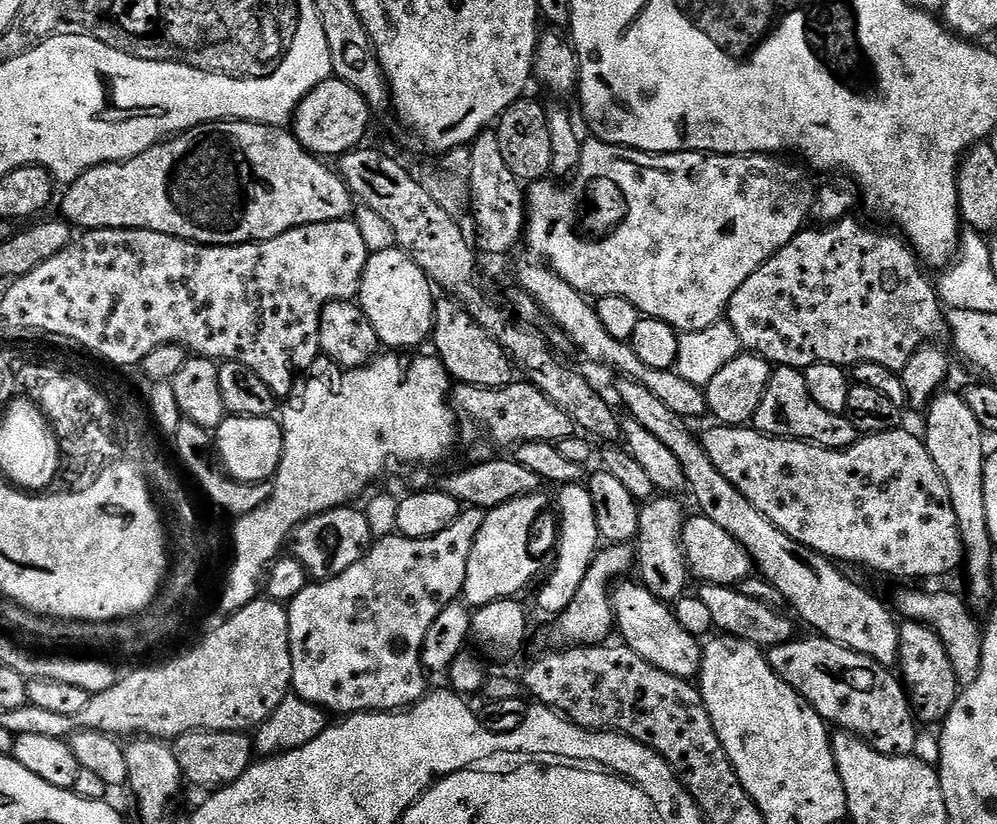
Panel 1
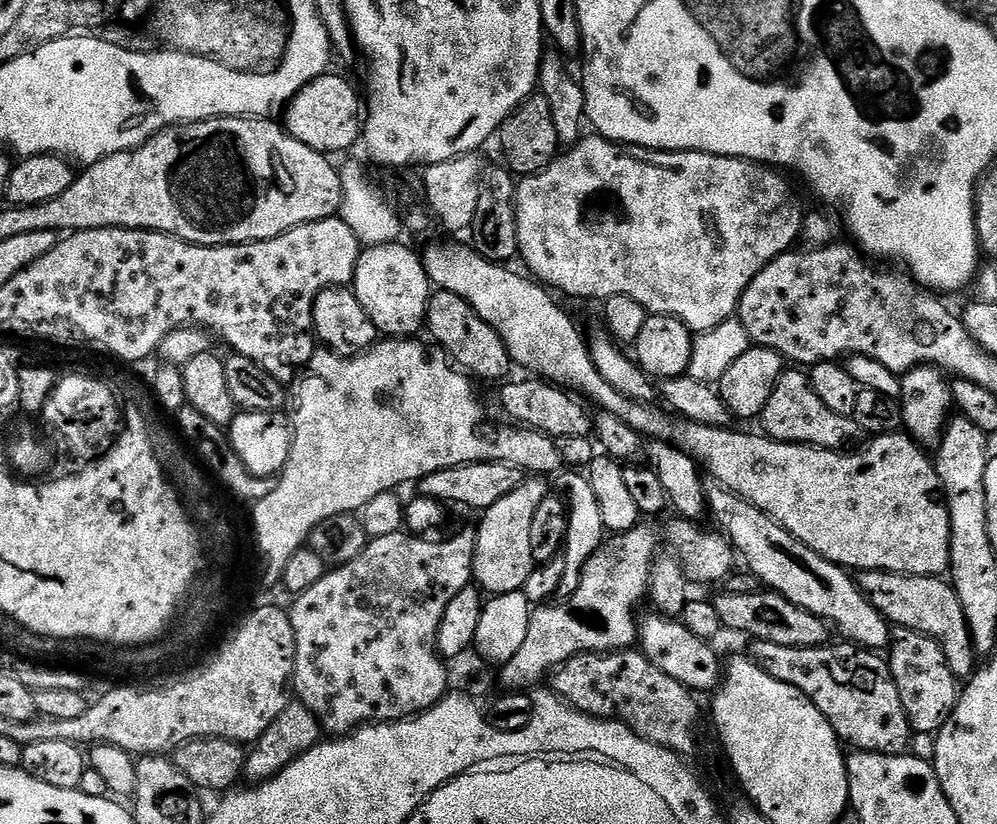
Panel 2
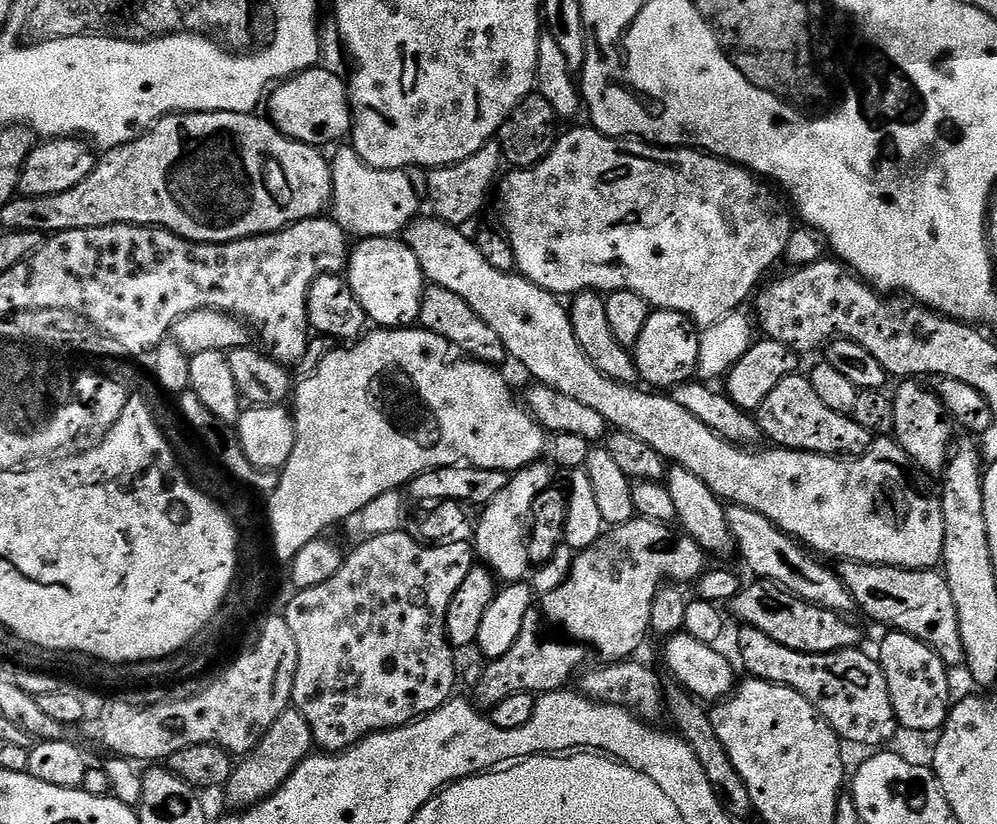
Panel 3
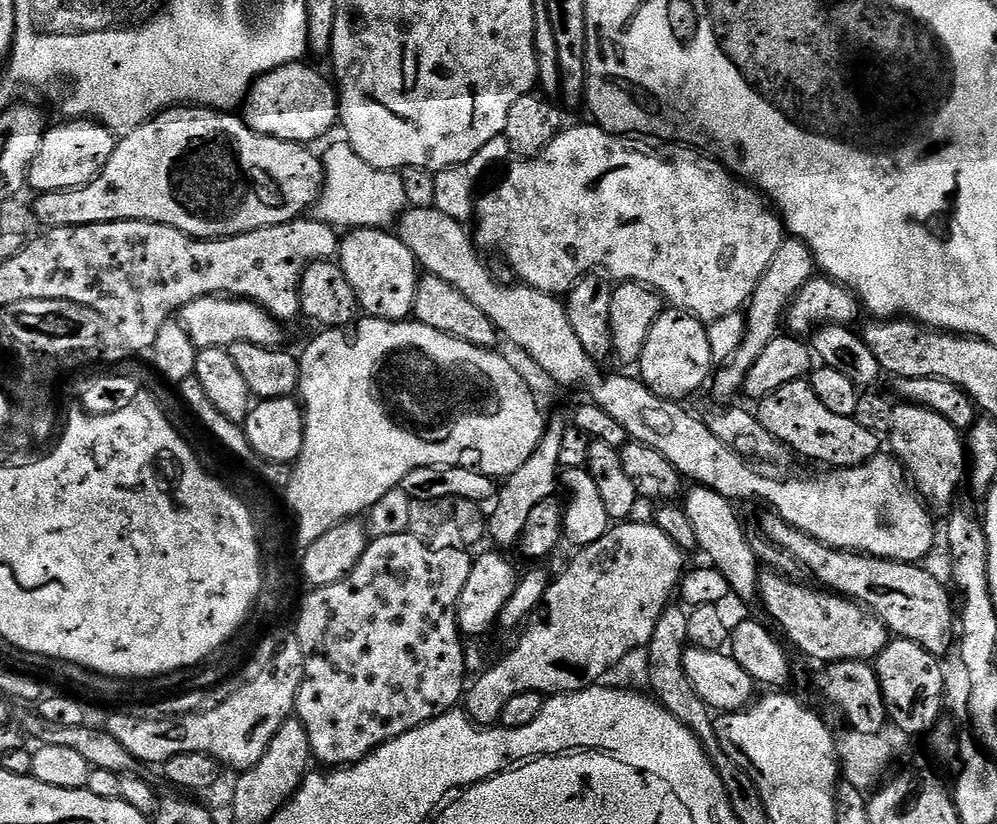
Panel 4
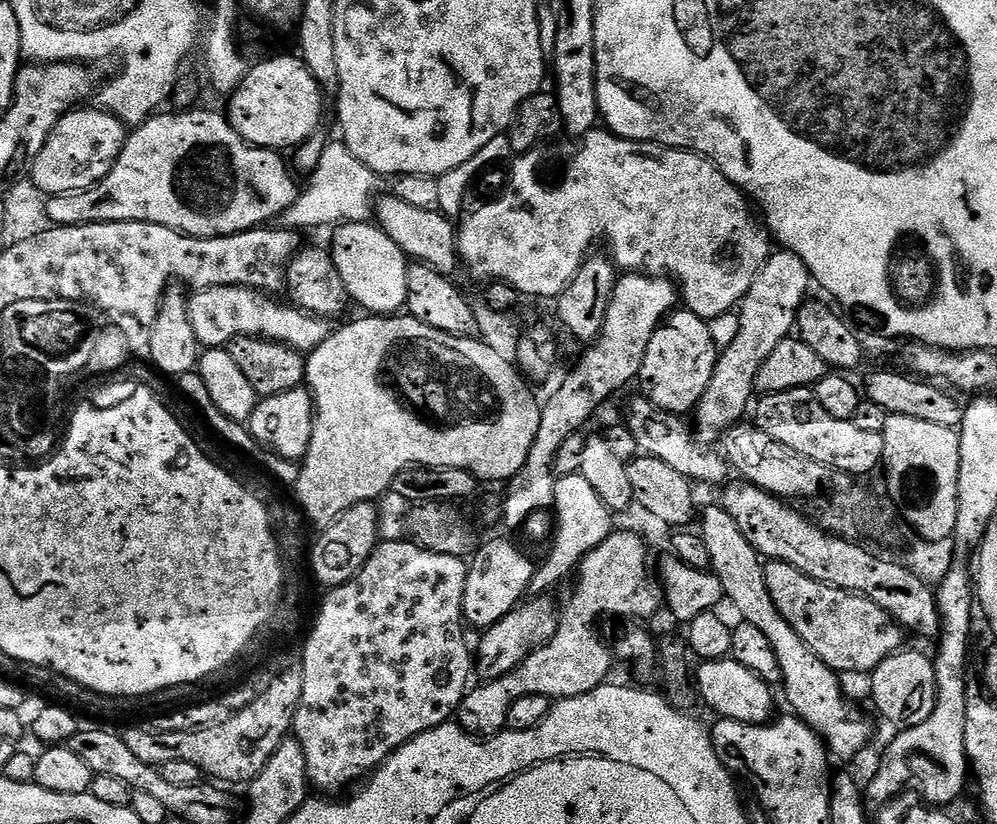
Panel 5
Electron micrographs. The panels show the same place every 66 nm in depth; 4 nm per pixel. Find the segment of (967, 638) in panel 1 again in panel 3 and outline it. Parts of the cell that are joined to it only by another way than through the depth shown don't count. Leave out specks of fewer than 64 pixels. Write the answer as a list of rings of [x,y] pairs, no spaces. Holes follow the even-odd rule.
[[[845,560],[839,565],[838,575],[846,590],[852,595],[852,603],[861,608],[872,620],[885,624],[885,629],[893,632],[905,632],[930,646],[944,659],[949,669],[959,669],[964,662],[962,633],[958,630],[958,610],[954,607],[954,597],[950,595],[950,586],[946,586],[943,575],[936,570],[923,568],[891,568],[881,564],[863,564]]]

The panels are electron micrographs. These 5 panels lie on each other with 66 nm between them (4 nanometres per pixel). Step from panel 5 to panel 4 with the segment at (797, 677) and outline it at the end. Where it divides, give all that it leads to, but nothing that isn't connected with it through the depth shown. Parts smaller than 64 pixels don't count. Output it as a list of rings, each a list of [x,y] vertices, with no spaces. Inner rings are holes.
[[[692,486],[689,489],[688,497],[687,492],[683,497],[682,507],[686,518],[690,518],[690,523],[694,526],[697,549],[701,553],[704,551],[708,555],[707,563],[716,568],[722,578],[726,578],[733,597],[755,601],[760,591],[762,568],[756,559],[749,536],[744,534],[744,528],[740,525],[740,516],[736,513],[737,505],[709,488]]]

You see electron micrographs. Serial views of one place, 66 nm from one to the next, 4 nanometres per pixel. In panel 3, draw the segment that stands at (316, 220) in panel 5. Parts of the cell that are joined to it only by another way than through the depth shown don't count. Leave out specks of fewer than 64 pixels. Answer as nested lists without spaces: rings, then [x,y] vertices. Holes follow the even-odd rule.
[[[345,146],[335,149],[336,157],[331,157],[332,202],[331,219],[335,220],[349,237],[369,240],[370,238],[399,237],[404,229],[417,219],[420,196],[416,184],[407,171],[399,168],[372,168],[355,148]]]

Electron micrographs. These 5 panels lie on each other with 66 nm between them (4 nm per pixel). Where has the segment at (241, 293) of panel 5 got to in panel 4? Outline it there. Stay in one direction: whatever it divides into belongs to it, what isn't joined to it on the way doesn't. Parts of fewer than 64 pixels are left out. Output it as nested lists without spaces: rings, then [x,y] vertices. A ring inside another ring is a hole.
[[[203,296],[180,309],[178,323],[190,334],[197,350],[202,348],[229,348],[238,342],[250,342],[250,346],[280,348],[284,340],[285,325],[274,319],[264,308],[252,300],[231,296]]]

